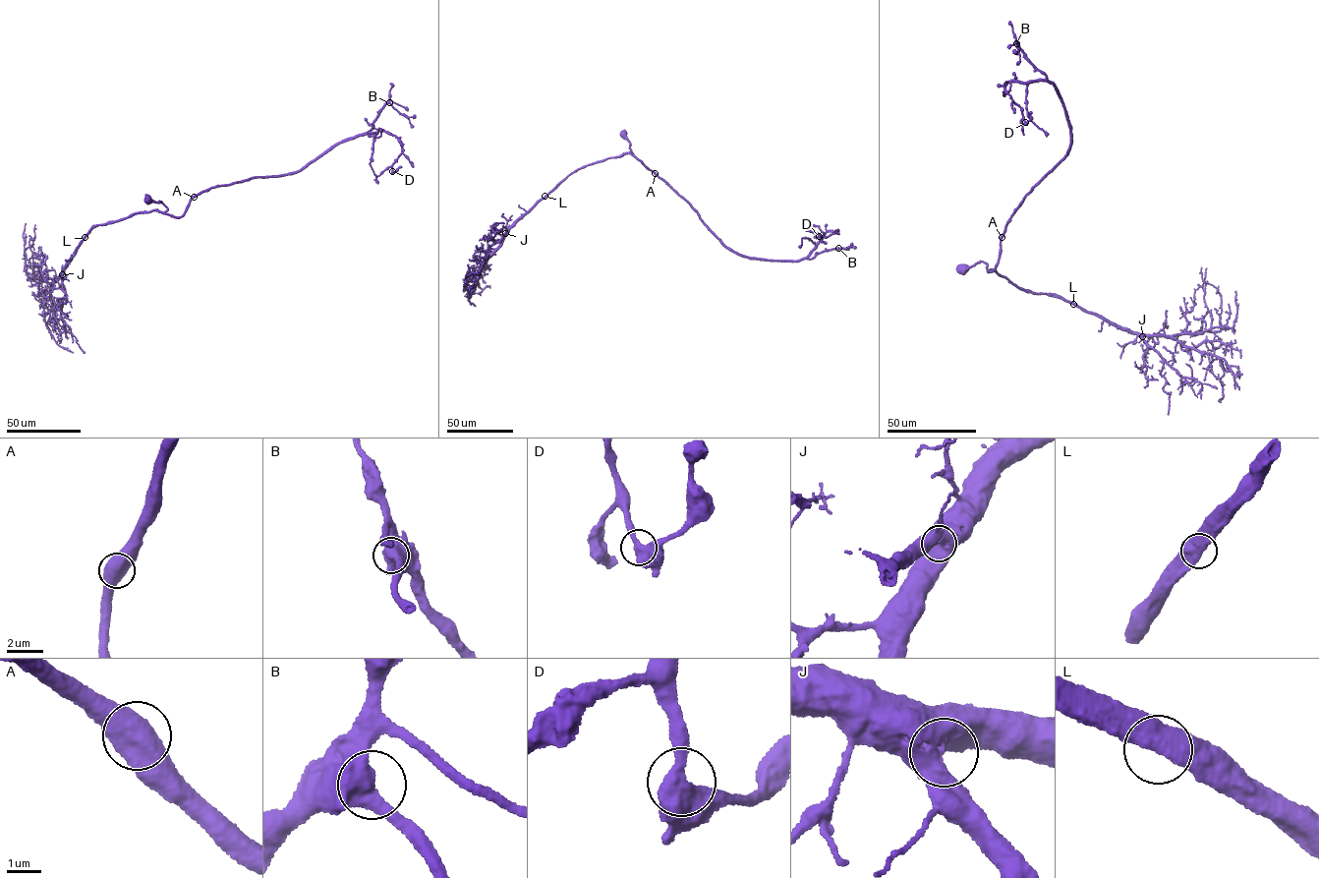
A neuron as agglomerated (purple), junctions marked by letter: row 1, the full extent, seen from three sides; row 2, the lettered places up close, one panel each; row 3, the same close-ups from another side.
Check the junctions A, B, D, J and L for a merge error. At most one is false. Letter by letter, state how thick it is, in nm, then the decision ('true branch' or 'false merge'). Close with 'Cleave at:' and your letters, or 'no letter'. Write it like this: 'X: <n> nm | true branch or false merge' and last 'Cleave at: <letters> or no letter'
A: 600 nm | true branch
B: 550 nm | true branch
D: 550 nm | true branch
J: 650 nm | true branch
L: 600 nm | true branch
Cleave at: no letter

